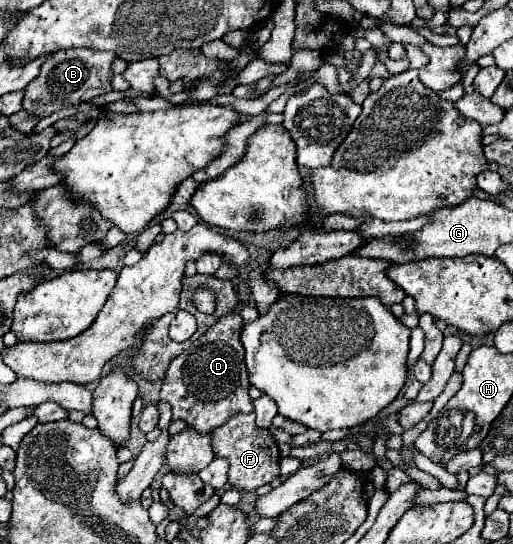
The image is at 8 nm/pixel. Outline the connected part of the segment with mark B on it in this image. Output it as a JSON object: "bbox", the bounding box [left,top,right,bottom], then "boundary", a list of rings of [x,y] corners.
{"bbox":[23,49,115,119],"boundary":[[[65,49],[57,51],[53,57],[49,57],[43,67],[39,77],[29,83],[25,89],[25,99],[23,99],[23,109],[27,115],[35,119],[49,117],[67,105],[77,105],[77,103],[89,103],[93,97],[105,95],[111,89],[111,65],[115,61],[115,55],[111,51],[97,51],[97,49]]]}

